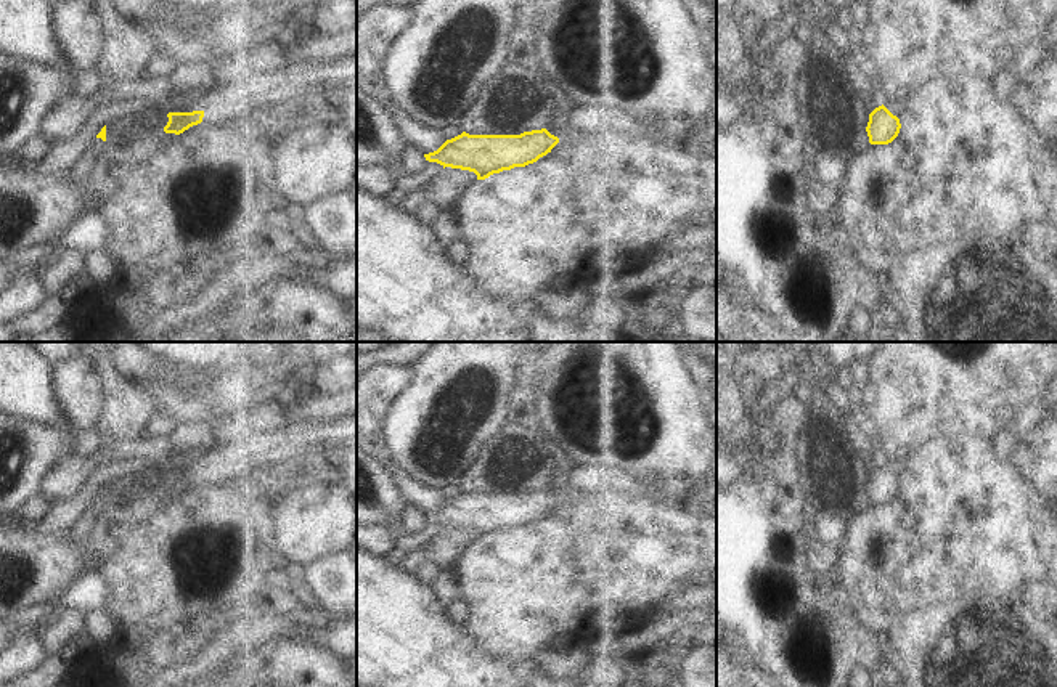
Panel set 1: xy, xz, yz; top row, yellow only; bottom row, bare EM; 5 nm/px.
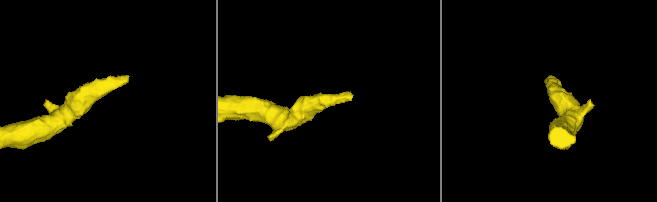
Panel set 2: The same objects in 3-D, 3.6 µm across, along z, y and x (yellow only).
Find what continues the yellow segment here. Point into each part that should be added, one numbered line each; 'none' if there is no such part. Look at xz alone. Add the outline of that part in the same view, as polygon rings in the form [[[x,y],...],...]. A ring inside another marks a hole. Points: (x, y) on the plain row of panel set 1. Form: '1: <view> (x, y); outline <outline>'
none

